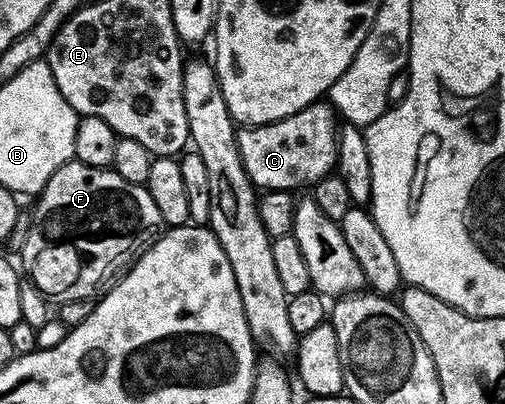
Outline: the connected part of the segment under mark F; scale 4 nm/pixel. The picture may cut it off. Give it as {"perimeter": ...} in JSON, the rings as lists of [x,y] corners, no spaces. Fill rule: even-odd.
{"perimeter":[[[77,158],[69,160],[64,166],[60,166],[60,170],[56,170],[56,174],[52,174],[52,178],[48,178],[44,190],[38,193],[33,204],[31,230],[28,232],[28,240],[24,243],[23,250],[20,253],[20,259],[22,259],[23,264],[21,264],[21,267],[24,269],[24,272],[24,267],[26,267],[27,274],[25,272],[25,275],[28,277],[28,280],[38,288],[42,296],[54,302],[91,299],[91,297],[95,295],[93,292],[96,291],[105,280],[111,279],[110,281],[113,281],[119,274],[125,273],[130,265],[158,239],[164,228],[162,219],[160,218],[160,210],[156,210],[156,202],[152,202],[152,194],[148,194],[146,187],[141,184],[133,184],[124,178],[120,178],[120,174],[110,168],[93,168],[87,164],[81,164]]]}

